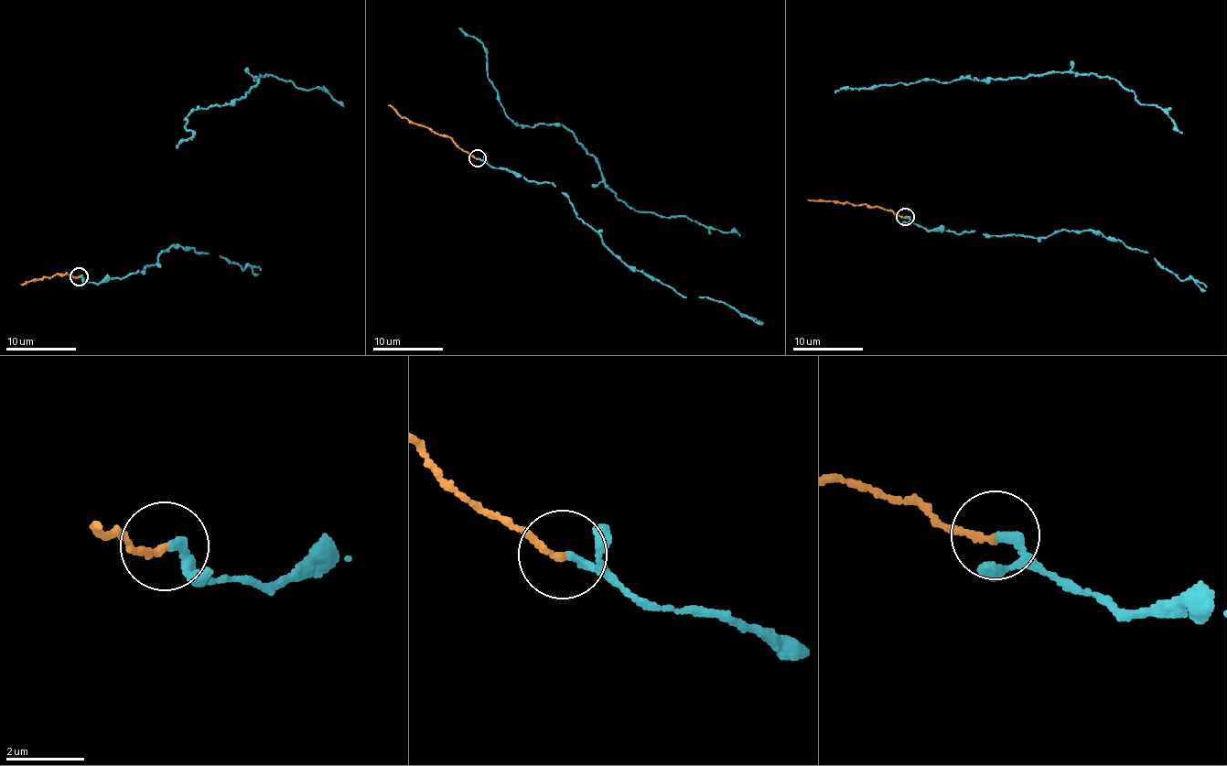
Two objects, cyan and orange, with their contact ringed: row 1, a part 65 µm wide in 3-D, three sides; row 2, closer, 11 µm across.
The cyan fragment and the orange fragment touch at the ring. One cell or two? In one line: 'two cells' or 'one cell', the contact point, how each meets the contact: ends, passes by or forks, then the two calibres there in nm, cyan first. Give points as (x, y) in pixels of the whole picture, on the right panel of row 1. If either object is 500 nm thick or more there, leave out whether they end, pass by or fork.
one cell | (905, 216) | cyan passes by | orange ends | 150/170 nm

